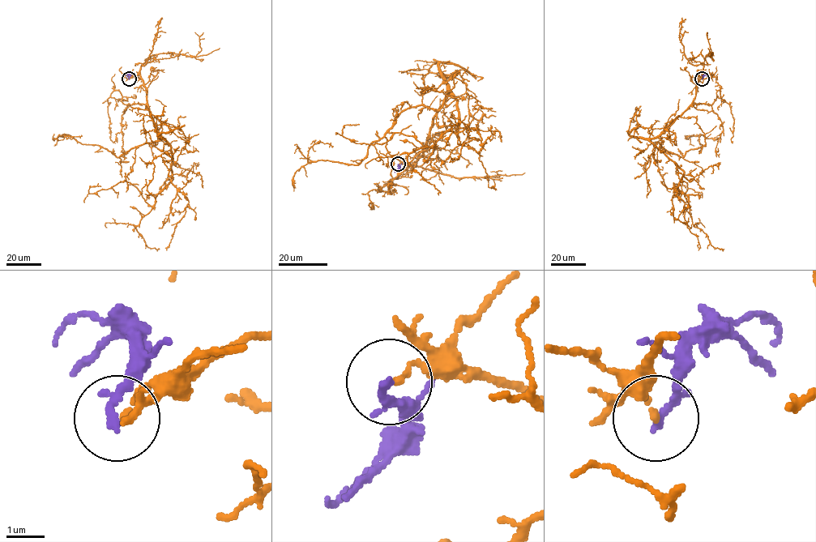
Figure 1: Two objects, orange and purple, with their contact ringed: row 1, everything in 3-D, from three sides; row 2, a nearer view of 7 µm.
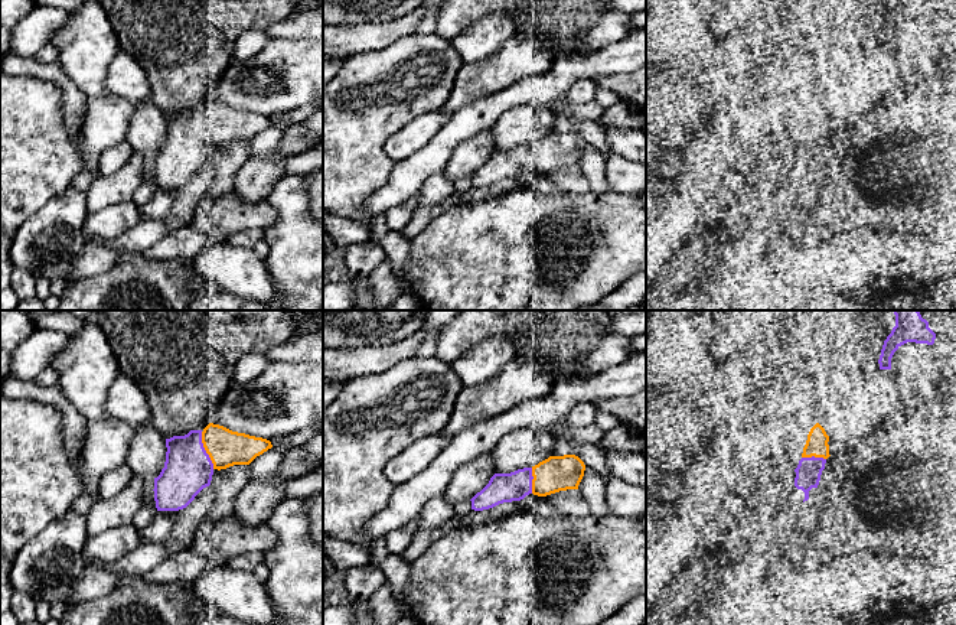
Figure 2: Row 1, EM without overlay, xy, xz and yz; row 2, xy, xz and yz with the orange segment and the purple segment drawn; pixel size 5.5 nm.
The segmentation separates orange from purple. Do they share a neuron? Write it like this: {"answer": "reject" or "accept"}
{"answer": "accept"}

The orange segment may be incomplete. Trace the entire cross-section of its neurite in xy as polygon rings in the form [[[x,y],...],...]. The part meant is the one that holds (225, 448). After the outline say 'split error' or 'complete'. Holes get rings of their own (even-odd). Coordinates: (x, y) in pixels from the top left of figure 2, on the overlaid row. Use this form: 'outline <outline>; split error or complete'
outline [[[209,423],[203,430],[166,439],[166,462],[154,478],[157,511],[179,511],[211,485],[213,471],[234,465],[249,465],[273,447],[262,437],[232,432]]]; split error

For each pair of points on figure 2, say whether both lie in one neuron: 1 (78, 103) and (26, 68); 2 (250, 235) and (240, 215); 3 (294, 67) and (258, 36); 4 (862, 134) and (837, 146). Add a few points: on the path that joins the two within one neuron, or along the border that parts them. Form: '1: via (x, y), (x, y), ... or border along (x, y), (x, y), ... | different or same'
1: via (68, 90), (49, 71), (39, 70) | same
2: border along (264, 230), (244, 228), (229, 238) | different
3: border along (270, 38), (251, 57), (237, 61) | different
4: border along (847, 126), (845, 150), (841, 165), (832, 173) | different

